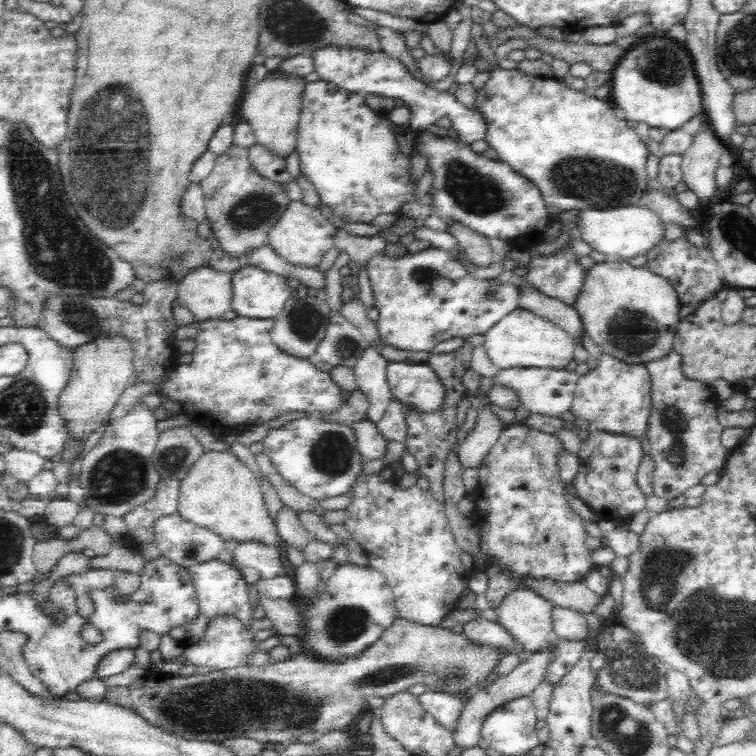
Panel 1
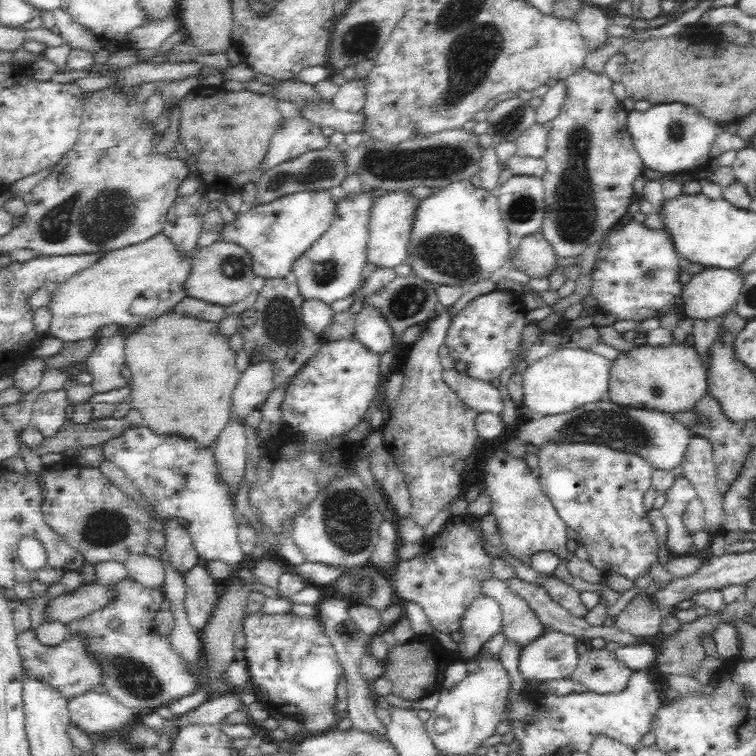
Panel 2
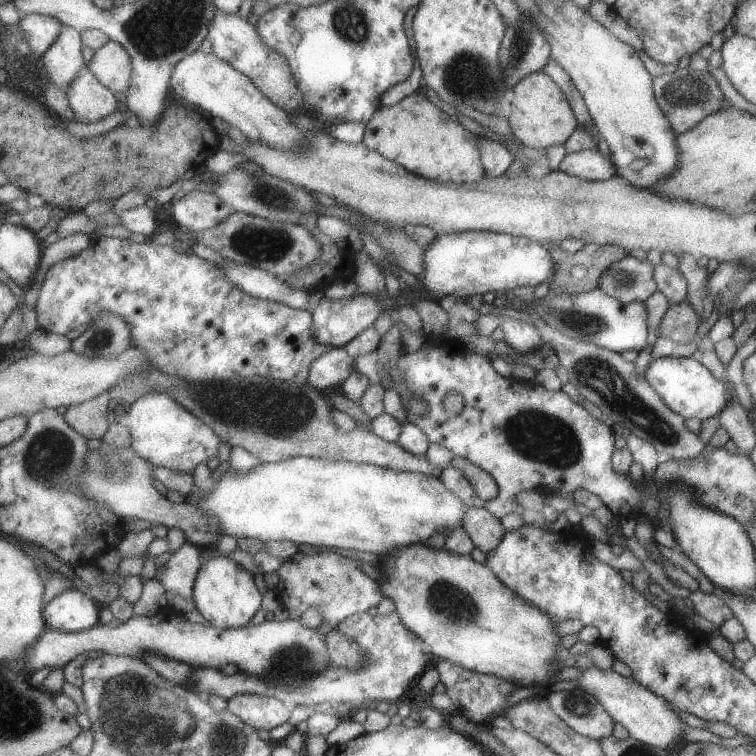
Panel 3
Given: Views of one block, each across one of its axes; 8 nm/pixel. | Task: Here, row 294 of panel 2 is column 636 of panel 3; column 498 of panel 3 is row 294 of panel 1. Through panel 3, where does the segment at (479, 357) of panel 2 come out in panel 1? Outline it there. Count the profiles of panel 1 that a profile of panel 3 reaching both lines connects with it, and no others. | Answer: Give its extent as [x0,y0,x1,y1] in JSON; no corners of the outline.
[367,247,519,352]

